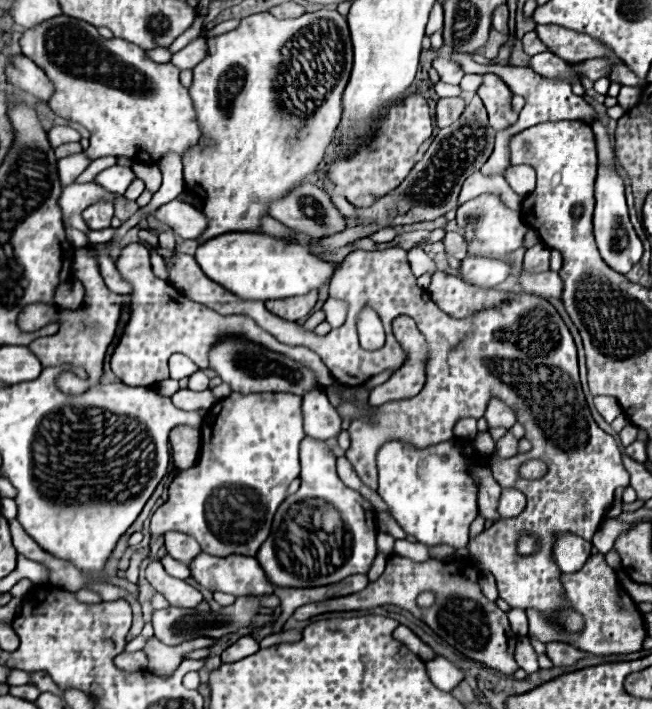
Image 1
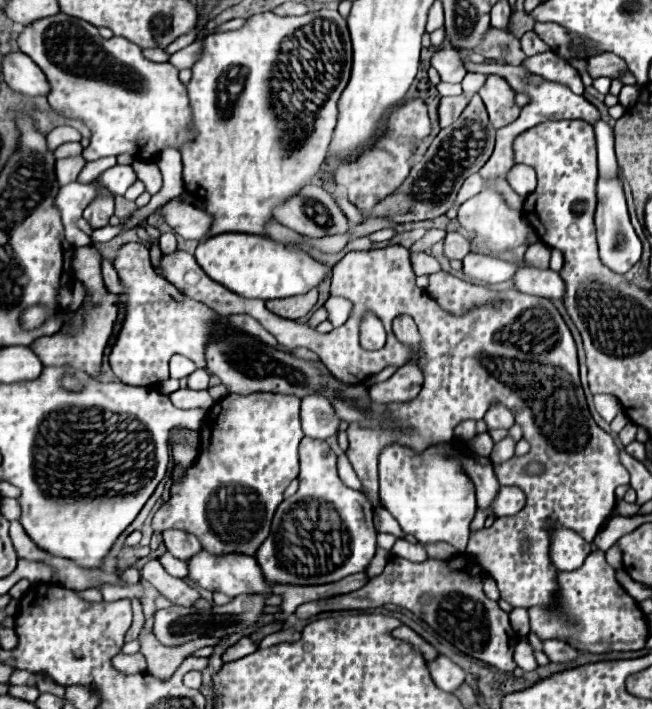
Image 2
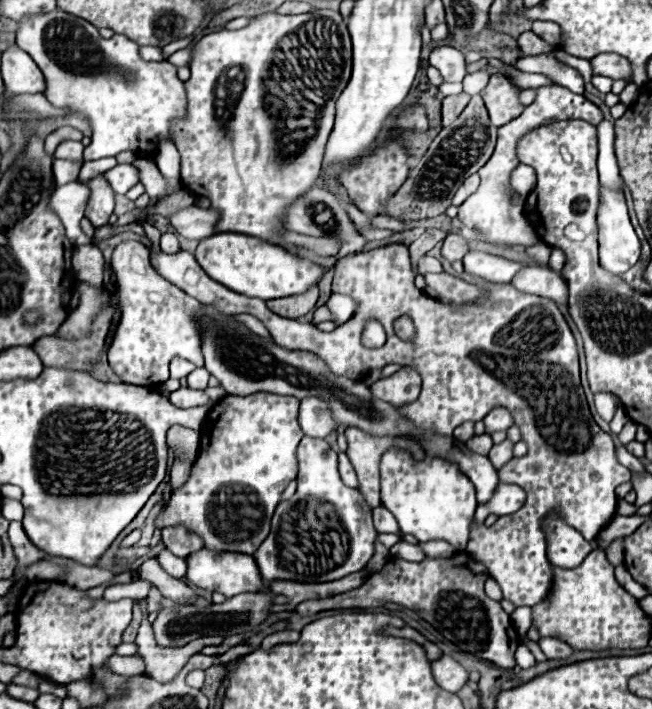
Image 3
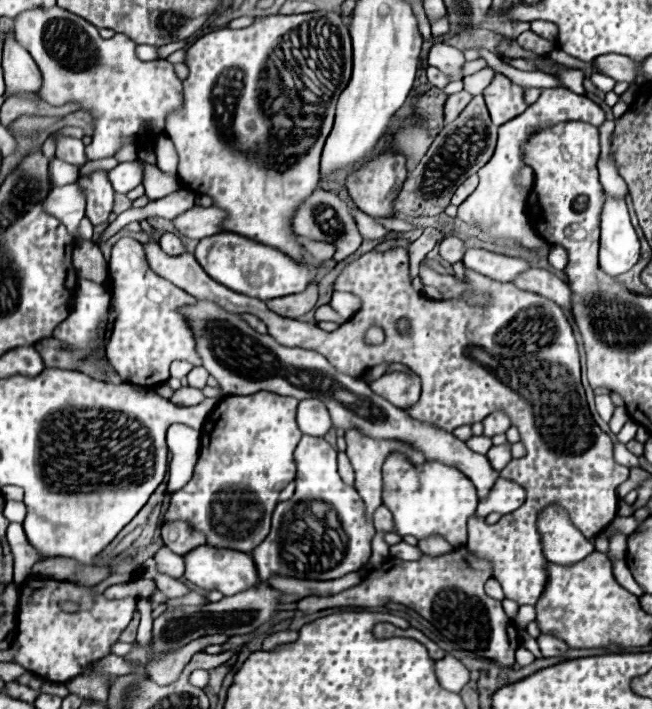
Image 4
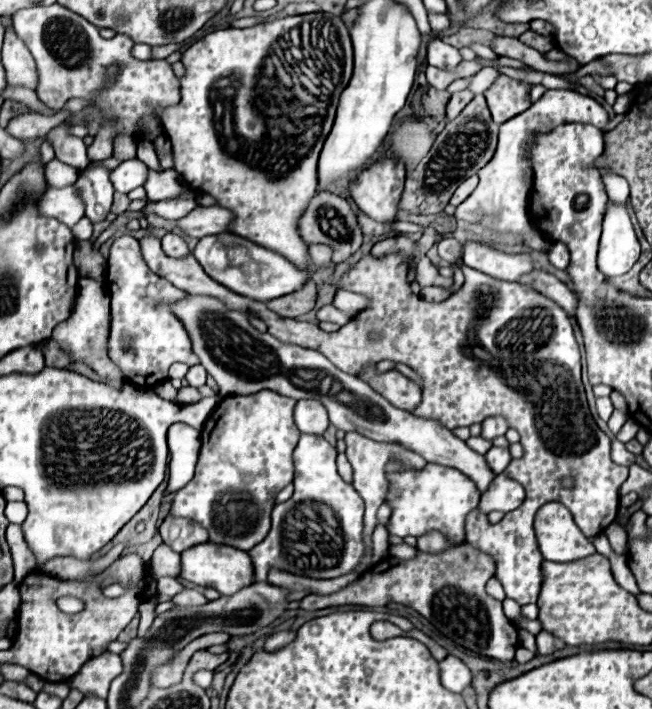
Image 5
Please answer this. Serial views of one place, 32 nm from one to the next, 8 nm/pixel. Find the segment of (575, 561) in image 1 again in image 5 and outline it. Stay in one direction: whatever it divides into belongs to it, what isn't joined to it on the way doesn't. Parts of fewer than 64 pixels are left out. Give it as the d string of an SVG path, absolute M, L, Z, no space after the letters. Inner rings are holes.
M550 502L538 510L534 528L540 552L550 562L574 562L596 552L594 544L572 522L570 511L558 502Z

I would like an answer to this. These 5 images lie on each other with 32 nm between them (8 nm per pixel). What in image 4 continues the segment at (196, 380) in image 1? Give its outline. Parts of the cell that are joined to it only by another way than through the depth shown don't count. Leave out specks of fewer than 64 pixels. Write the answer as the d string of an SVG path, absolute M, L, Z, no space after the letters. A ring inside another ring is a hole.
M196 366L196 368L190 372L190 376L188 376L188 386L192 386L192 388L204 388L208 376L210 376L210 374L208 374L202 366Z

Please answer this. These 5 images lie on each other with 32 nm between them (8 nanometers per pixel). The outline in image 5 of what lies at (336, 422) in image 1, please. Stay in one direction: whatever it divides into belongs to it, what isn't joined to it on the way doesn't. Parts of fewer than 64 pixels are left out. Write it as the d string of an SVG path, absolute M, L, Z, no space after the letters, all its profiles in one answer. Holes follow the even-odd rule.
M298 400L294 408L294 422L300 432L316 436L322 436L330 426L328 412L318 404L318 400Z

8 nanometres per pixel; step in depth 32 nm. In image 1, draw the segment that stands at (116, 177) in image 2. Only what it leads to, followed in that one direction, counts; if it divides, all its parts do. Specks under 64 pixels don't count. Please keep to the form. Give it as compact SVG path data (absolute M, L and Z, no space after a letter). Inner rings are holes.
M114 166L114 168L106 168L106 172L100 172L96 176L96 184L100 184L102 188L110 190L110 192L118 192L118 194L124 194L126 188L132 184L134 180L134 172L132 168L126 168L126 166Z

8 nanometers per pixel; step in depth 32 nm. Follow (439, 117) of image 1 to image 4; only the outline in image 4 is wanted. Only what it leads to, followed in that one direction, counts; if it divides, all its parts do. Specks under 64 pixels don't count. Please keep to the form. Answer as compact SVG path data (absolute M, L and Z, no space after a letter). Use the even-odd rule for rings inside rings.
M458 92L458 94L452 94L446 98L446 104L444 104L444 124L450 124L456 120L456 116L462 112L462 108L466 108L466 104L472 100L472 96L468 92Z

